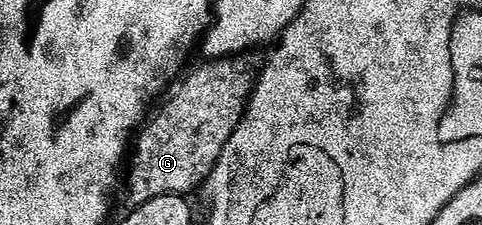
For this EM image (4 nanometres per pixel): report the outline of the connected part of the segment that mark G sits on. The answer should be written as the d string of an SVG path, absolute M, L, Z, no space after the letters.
M231 56L206 60L203 61L203 66L196 67L187 78L169 83L168 93L165 95L166 103L159 108L158 115L154 119L151 117L137 131L133 139L132 149L128 154L130 171L127 174L125 171L124 174L127 207L133 208L148 200L156 200L156 196L189 195L189 190L194 190L197 186L199 189L210 177L214 163L222 155L224 144L228 144L232 132L240 124L250 94L254 91L256 66L253 66L248 59L246 56Z

